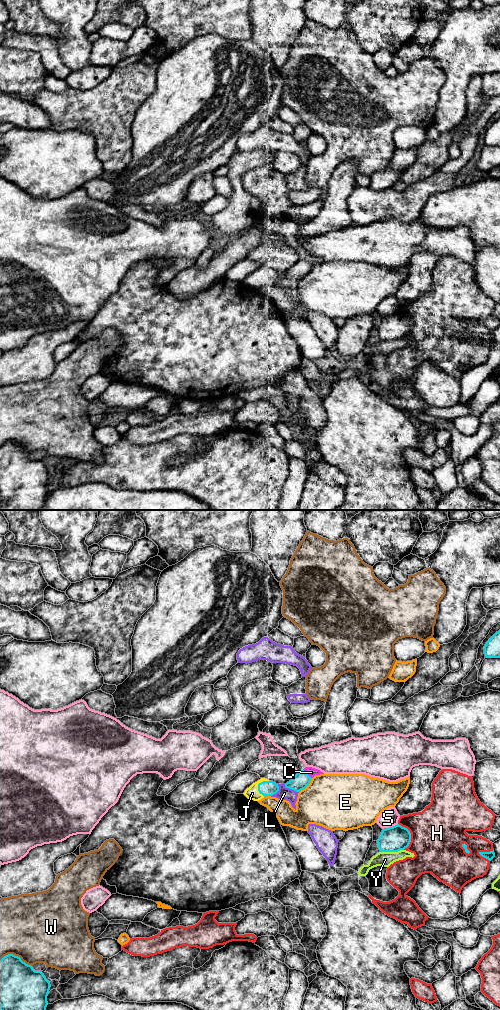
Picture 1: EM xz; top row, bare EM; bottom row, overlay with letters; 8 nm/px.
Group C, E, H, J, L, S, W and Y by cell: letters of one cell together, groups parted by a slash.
C J / E / H / L / S / W / Y

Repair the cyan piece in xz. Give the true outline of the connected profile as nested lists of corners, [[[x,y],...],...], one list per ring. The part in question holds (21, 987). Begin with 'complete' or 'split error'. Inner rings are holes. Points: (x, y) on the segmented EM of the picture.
complete | [[[8,954],[0,960],[0,1010],[46,1010],[50,982],[20,957]]]

